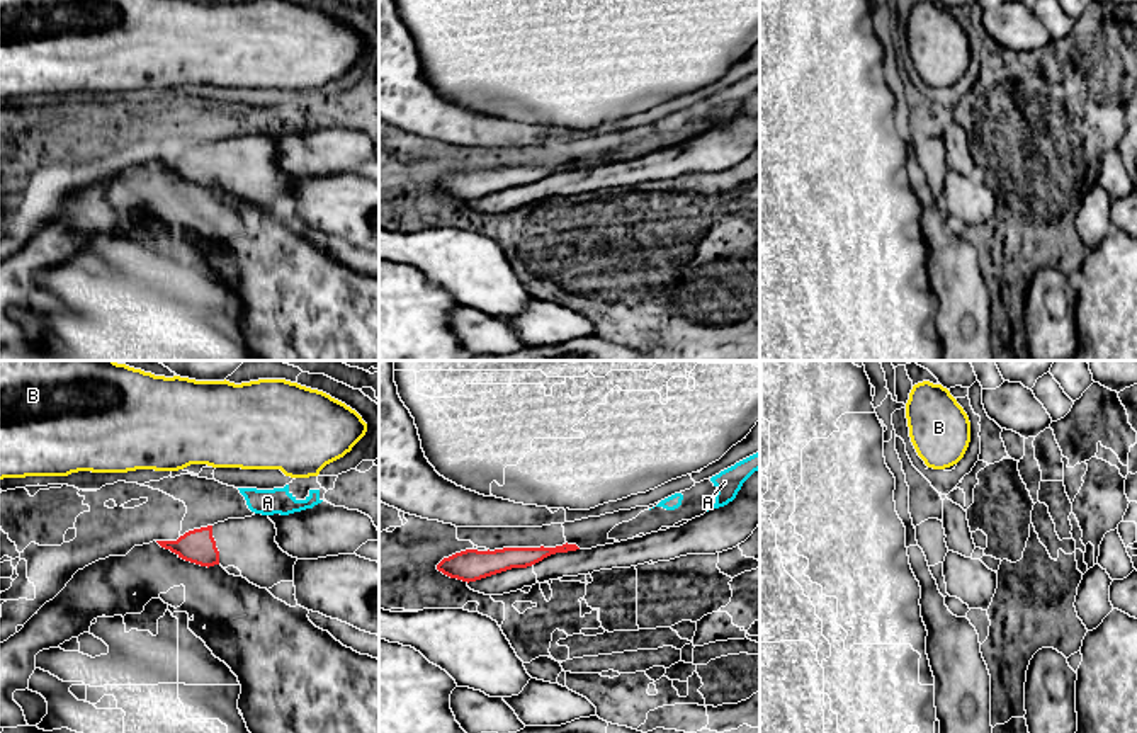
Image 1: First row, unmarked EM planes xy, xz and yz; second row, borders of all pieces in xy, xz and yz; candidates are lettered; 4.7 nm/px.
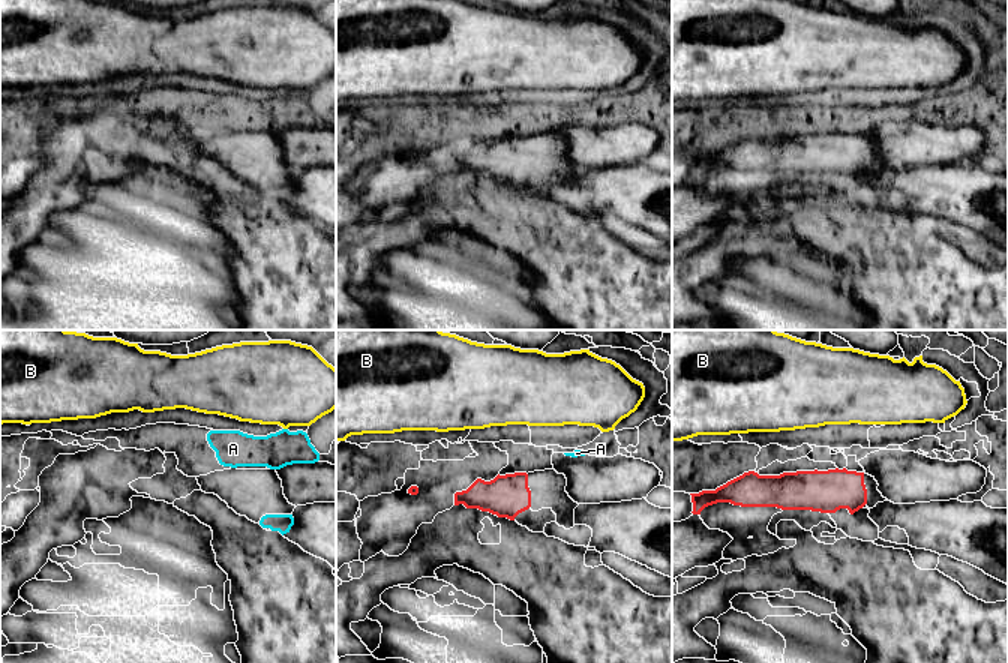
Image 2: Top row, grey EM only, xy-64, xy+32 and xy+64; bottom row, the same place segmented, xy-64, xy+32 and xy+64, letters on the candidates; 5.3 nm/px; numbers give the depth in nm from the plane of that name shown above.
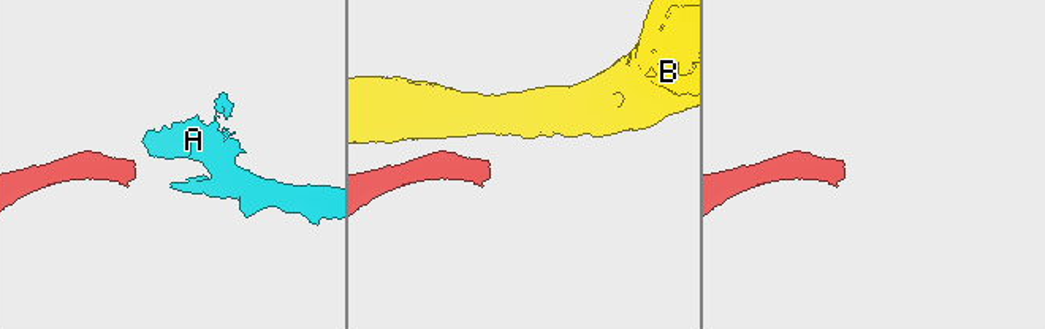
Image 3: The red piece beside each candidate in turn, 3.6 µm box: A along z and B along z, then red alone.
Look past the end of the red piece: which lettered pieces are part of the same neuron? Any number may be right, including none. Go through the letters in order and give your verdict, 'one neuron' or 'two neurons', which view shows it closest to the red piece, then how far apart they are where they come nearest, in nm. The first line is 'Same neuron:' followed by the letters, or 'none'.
Same neuron: A
A: one neuron; nearest in xy; 200 nm apart
B: two neurons; nearest in xy; 280 nm apart

